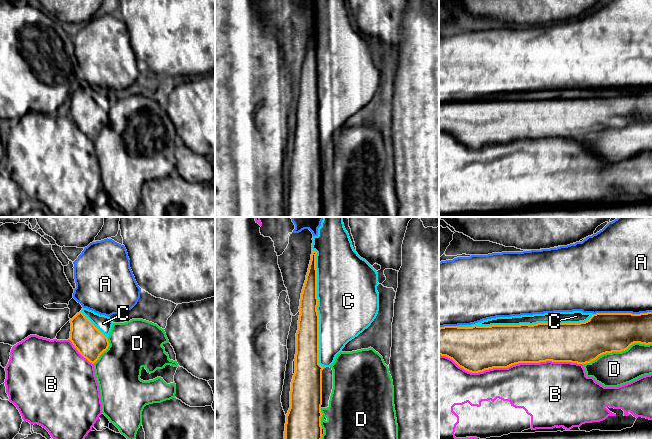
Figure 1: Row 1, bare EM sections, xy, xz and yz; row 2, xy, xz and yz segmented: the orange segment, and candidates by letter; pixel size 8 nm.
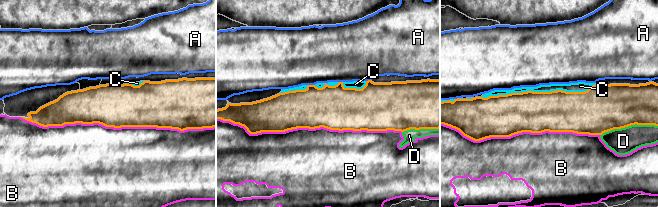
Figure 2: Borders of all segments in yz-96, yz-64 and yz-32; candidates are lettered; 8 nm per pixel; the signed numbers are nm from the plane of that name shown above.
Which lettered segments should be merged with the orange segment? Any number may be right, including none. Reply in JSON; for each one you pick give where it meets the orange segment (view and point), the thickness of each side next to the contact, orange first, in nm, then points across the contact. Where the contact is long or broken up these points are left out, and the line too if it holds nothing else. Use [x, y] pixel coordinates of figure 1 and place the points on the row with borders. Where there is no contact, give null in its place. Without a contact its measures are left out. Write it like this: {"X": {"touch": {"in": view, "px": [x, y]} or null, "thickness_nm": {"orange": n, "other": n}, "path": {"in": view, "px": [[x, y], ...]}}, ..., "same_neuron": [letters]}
{"C": {"touch": {"in": "yz", "px": [525, 324]}, "thickness_nm": {"orange": 340, "other": 90}}, "same_neuron": ["C"]}

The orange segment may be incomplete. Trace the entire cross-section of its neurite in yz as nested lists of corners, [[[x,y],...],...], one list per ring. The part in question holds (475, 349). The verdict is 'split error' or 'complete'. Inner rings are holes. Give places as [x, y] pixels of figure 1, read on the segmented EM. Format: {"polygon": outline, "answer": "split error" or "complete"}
{"polygon": [[[554,312],[496,317],[471,325],[439,327],[439,355],[452,359],[459,367],[471,373],[493,368],[508,368],[519,363],[552,361],[586,364],[603,354],[625,351],[634,343],[652,344],[652,312],[640,314]]], "answer": "split error"}

